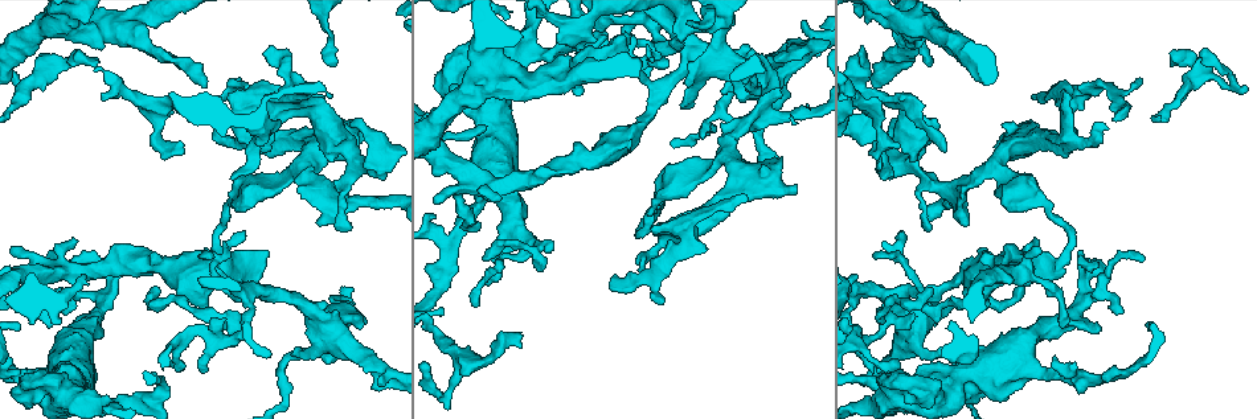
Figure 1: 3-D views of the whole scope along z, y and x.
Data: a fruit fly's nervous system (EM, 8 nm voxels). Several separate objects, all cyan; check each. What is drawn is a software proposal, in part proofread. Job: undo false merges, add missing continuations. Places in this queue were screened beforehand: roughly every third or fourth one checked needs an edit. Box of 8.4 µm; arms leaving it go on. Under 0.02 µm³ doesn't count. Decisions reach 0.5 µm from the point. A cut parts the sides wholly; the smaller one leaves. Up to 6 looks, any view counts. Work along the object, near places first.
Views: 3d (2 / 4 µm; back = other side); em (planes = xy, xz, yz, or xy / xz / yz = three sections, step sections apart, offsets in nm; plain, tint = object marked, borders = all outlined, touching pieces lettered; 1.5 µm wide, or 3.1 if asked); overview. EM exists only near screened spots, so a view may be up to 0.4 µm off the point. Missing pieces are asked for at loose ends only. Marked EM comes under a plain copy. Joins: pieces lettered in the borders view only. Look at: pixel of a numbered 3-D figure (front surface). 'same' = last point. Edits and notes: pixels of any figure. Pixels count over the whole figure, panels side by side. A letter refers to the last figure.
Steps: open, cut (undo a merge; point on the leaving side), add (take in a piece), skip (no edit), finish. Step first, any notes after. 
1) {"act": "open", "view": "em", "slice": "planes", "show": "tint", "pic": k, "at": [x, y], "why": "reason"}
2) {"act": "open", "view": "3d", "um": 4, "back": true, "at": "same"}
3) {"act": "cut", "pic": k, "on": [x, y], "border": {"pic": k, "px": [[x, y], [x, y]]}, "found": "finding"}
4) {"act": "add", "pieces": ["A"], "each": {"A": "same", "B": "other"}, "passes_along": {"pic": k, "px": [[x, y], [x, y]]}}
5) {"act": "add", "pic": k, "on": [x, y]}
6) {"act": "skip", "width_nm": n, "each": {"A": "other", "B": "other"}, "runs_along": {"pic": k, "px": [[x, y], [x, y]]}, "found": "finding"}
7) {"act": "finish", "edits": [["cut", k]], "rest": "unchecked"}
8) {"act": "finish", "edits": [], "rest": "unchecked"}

{"act": "open", "view": "em", "slice": "planes", "show": "borders", "pic": 1, "at": [1054, 361], "why": "free end"}

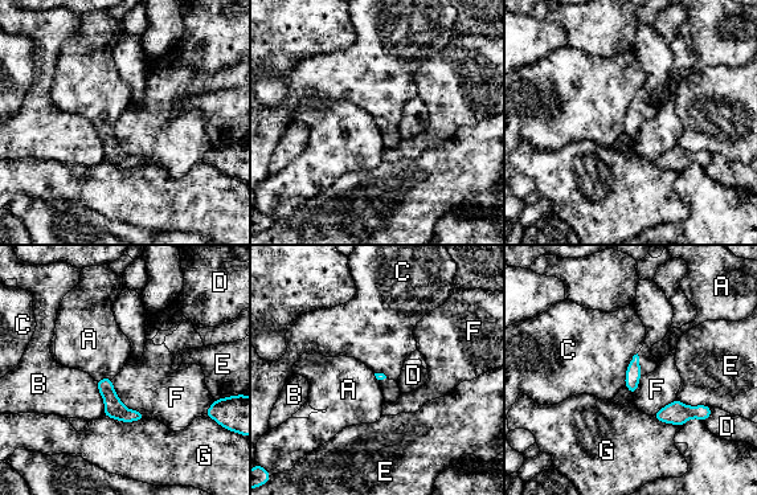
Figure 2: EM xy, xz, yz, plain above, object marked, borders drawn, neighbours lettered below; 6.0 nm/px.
{"act": "skip", "each": {"A": "other", "B": "other", "C": "other", "D": "other", "E": "other", "F": "other", "G": "other"}, "border": {"pic": 2, "px": [[637, 352], [626, 368], [623, 385]]}, "found": "none of them fits"}

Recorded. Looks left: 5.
{"act": "open", "view": "em", "slice": "planes", "show": "tint", "pic": 1, "at": [520, 347], "why": "free end"}

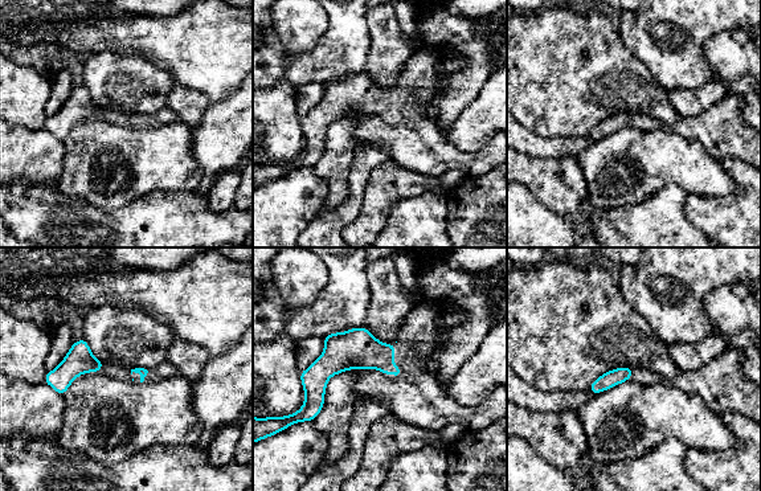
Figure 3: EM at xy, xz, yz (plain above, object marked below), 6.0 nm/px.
{"act": "open", "view": "em", "slice": "planes", "show": "borders", "at": "same", "why": "what lies round it"}

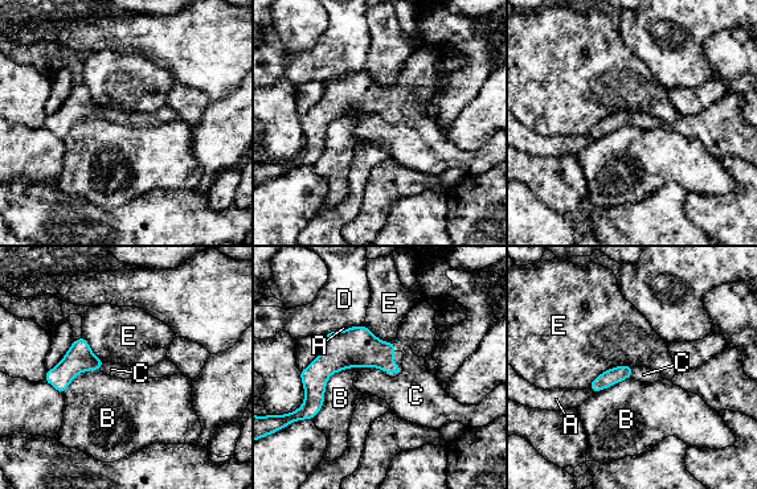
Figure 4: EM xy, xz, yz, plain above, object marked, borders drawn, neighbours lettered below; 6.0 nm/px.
{"act": "add", "pieces": ["C"], "each": {"A": "other", "B": "other", "C": "same", "D": "other", "E": "other"}, "passes_along": {"pic": 4, "px": [[356, 346], [376, 366], [406, 394]]}, "found": "it goes on there"}

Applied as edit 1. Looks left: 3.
{"act": "open", "view": "3d", "um": 4, "pic": 1, "at": [874, 85], "why": "branch stops here"}

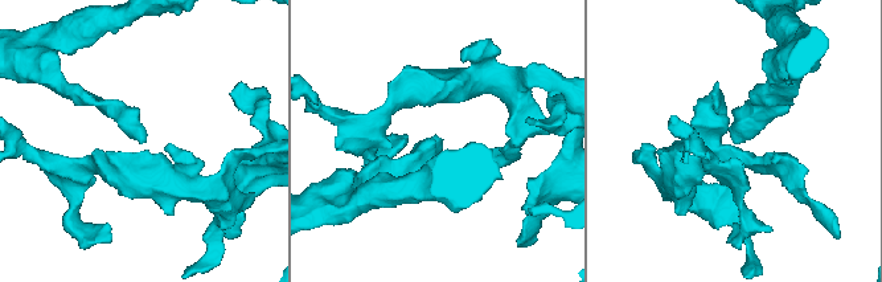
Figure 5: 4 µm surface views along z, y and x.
{"act": "open", "view": "em", "slice": "planes", "show": "borders", "pic": 5, "at": [733, 140]}

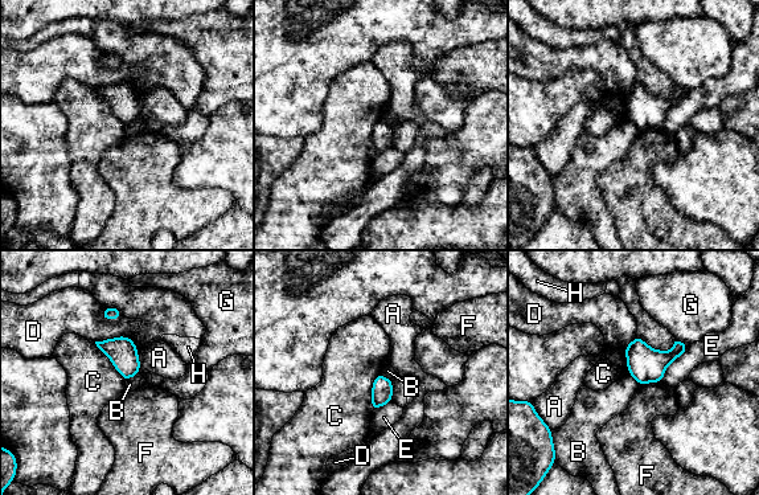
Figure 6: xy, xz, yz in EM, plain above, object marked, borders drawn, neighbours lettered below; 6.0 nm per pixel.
{"act": "skip", "width_nm": 130, "longest_contact_nm": ["C", 300], "each": {"A": "other", "B": "other", "C": "other", "D": "other", "E": "other", "F": "other", "G": "other", "H": "other"}, "found": "none of them fits"}

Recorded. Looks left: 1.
{"act": "finish", "edits": [["add", 4]], "rest": "unchecked"}

